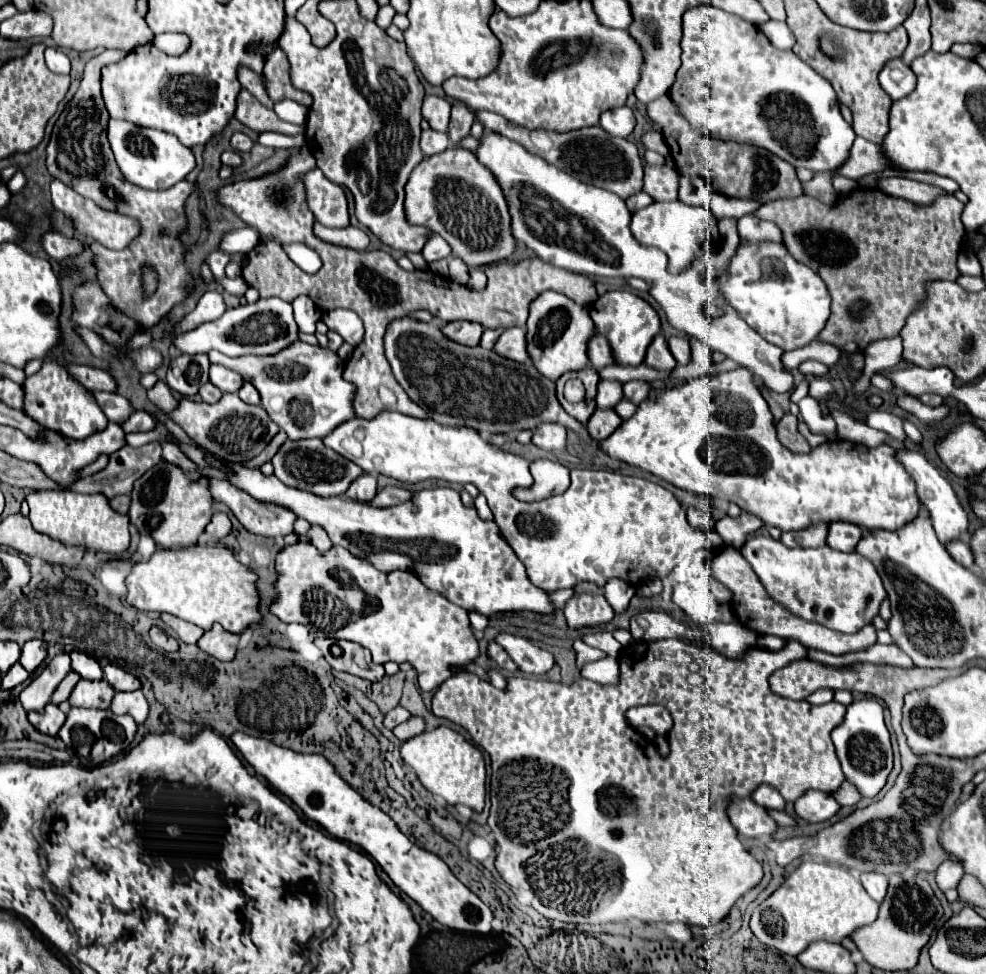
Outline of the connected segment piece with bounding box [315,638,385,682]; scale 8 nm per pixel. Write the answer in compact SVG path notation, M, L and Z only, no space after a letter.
M317 638L315 644L321 650L323 658L329 662L329 666L337 672L349 672L349 674L355 674L371 682L377 682L385 676L383 666L375 664L371 660L371 652L357 642L335 640L335 638Z

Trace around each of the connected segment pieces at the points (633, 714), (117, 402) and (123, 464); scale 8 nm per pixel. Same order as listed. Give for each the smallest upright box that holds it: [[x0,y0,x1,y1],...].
[[627,706,673,736],[95,392,135,424],[69,442,161,498]]

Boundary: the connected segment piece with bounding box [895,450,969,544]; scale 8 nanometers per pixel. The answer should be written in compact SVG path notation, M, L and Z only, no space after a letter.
M899 450L899 452L895 452L895 458L899 460L899 464L903 464L903 468L915 480L915 484L917 484L917 498L929 510L929 516L931 516L931 522L933 522L933 528L935 528L939 540L943 544L949 544L951 540L963 538L963 534L967 534L969 520L967 520L967 512L963 510L961 502L957 500L957 494L953 492L951 484L939 474L939 470L935 466L931 466L927 462L927 458L921 452L915 452L915 450Z

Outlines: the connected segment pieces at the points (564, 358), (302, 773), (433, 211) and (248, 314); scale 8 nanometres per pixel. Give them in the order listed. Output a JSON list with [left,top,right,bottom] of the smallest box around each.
[[527,292,597,380],[231,732,493,932],[405,146,517,268],[175,296,299,356]]

